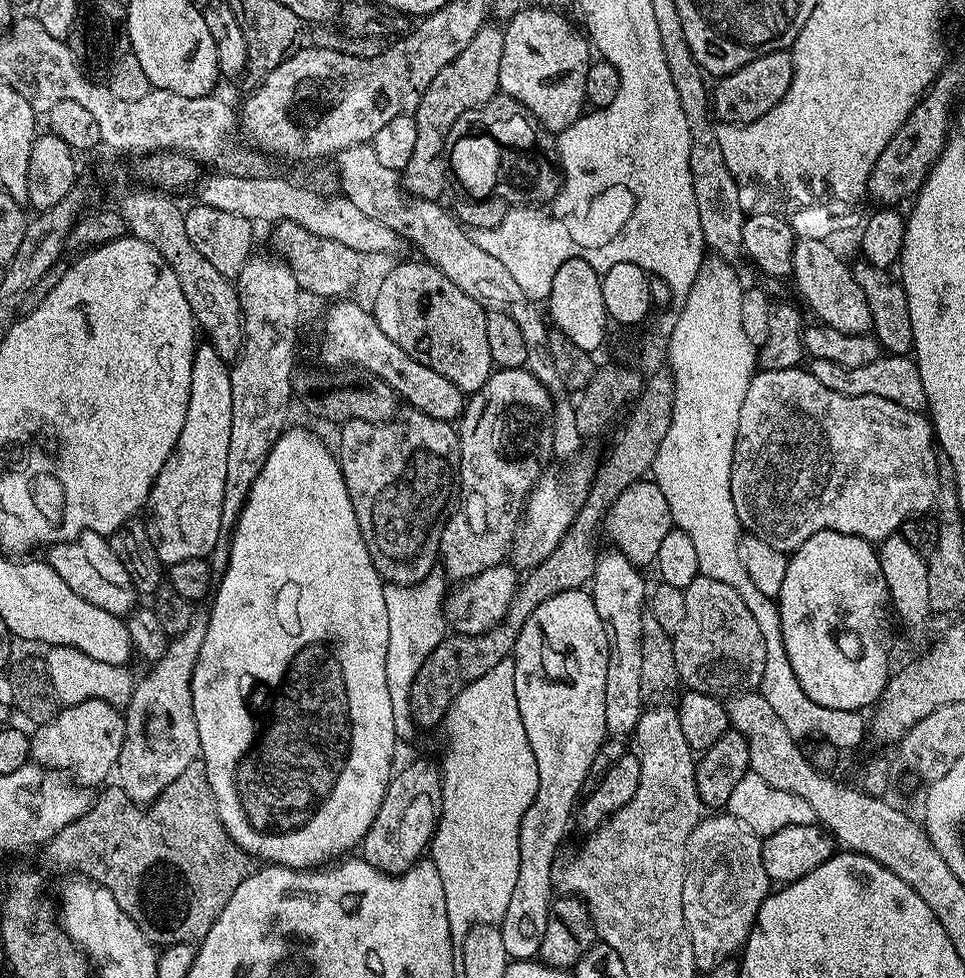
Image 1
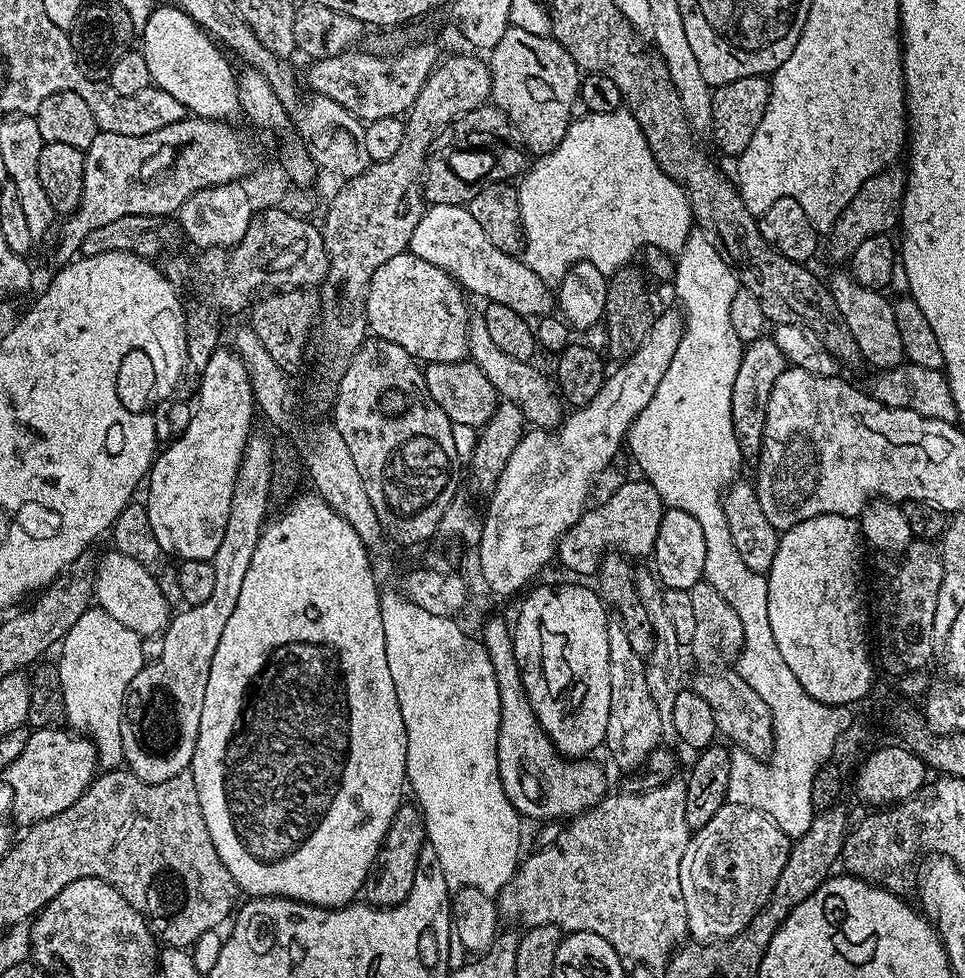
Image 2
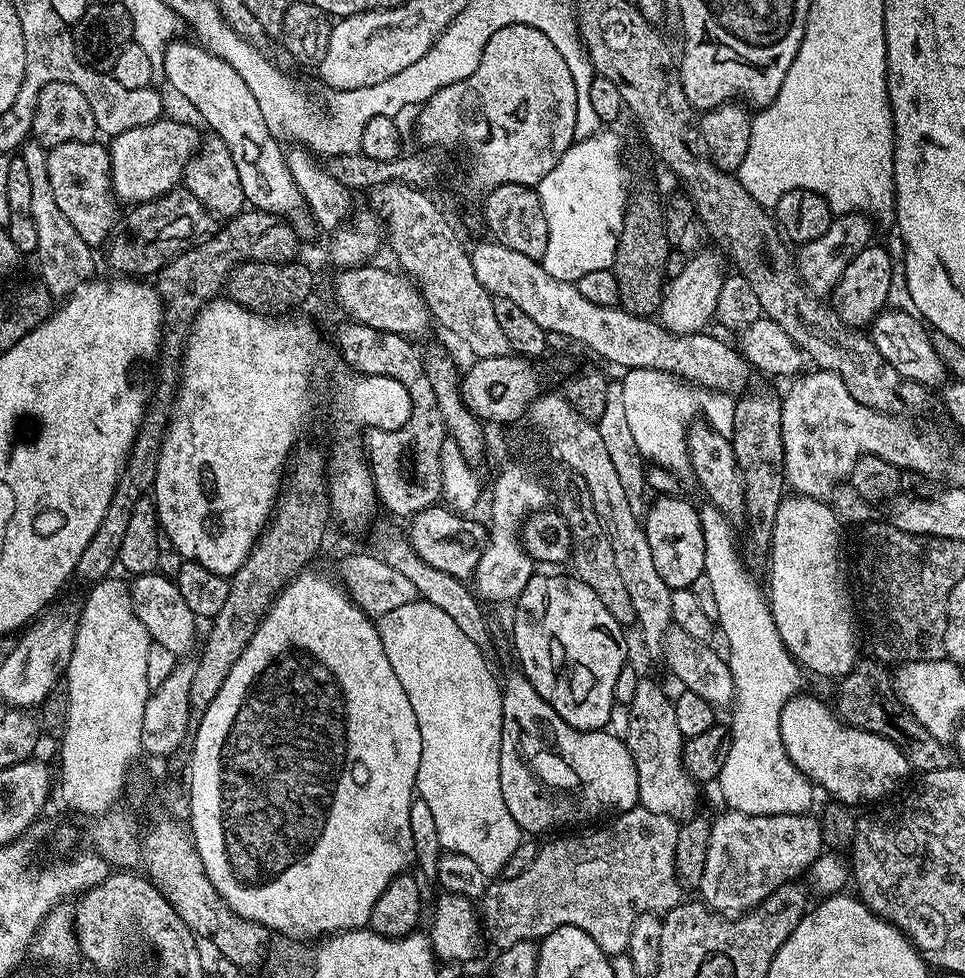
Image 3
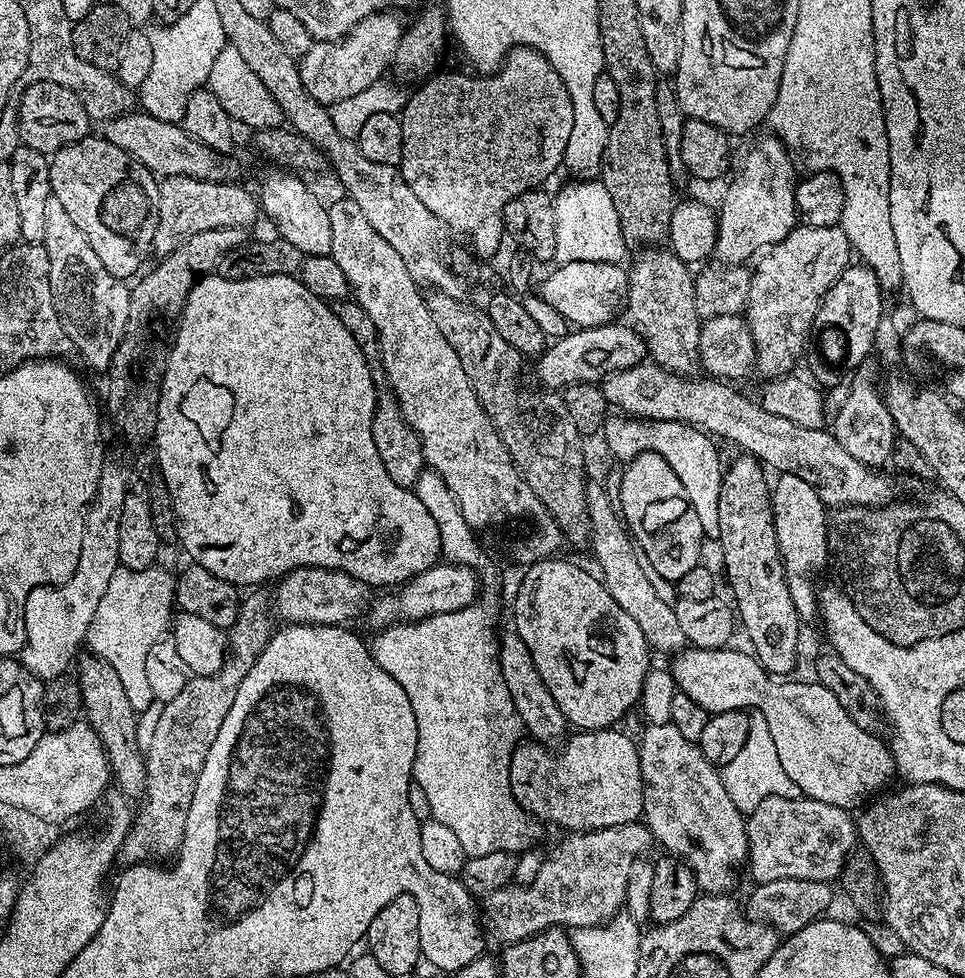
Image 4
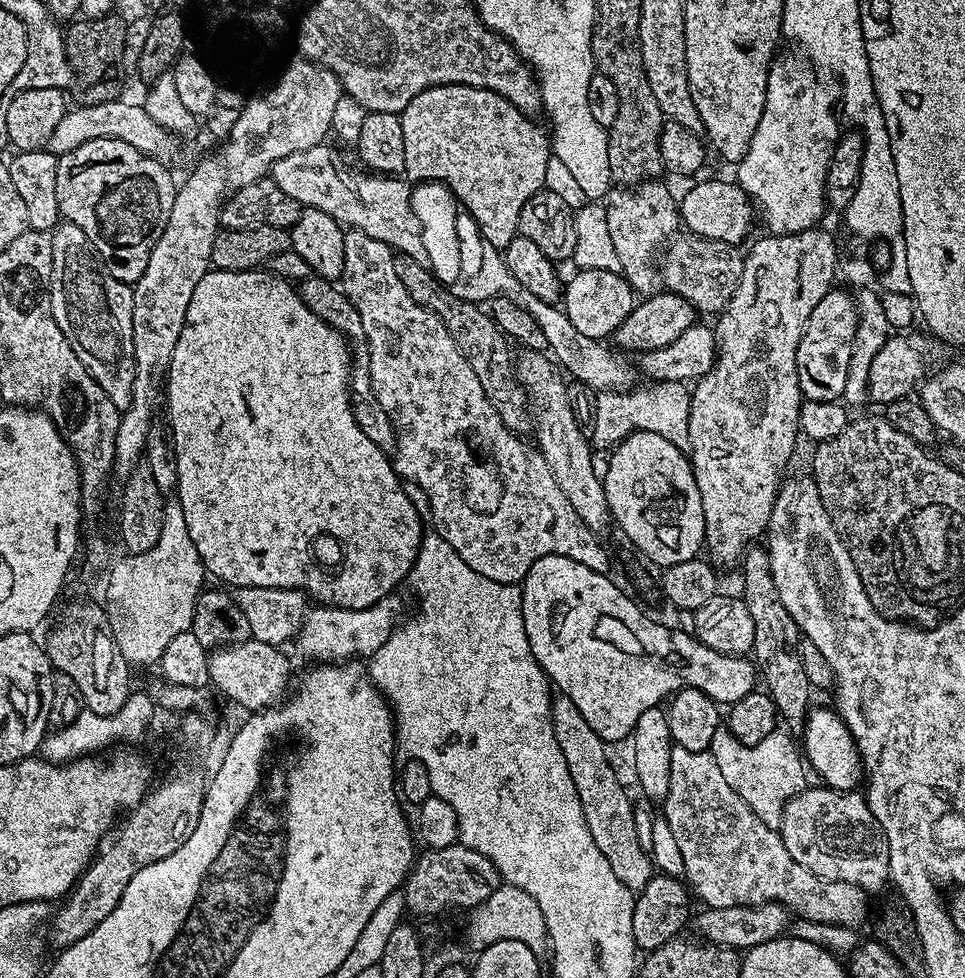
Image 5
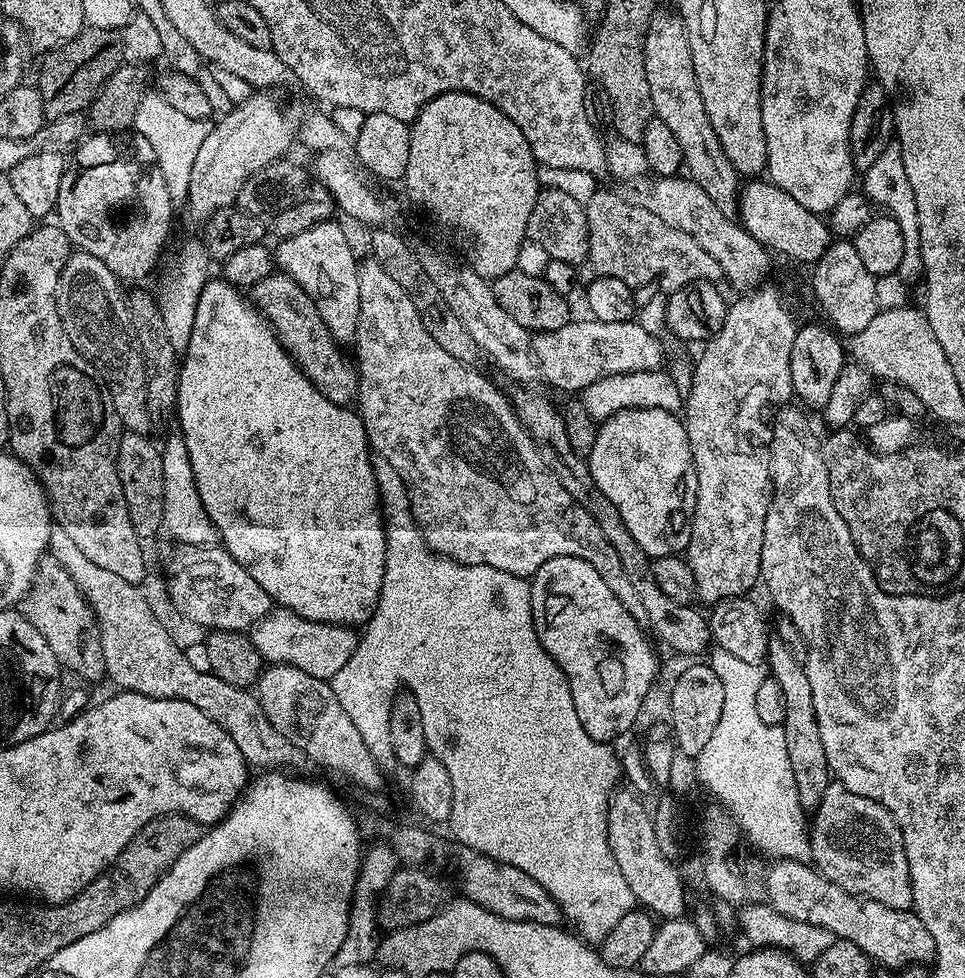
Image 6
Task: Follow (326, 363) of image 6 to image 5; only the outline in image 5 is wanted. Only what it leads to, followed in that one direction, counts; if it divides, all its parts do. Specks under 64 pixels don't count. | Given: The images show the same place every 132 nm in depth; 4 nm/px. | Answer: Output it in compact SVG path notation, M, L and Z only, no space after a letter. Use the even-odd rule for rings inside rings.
M315 274L299 281L298 291L302 302L306 302L306 306L310 310L314 310L314 314L318 314L318 318L322 318L322 322L326 322L334 330L341 332L348 342L352 353L350 373L352 413L358 426L362 426L362 434L366 434L366 438L370 438L370 442L374 442L374 446L378 446L378 450L389 454L395 453L396 431L386 414L386 410L382 410L382 406L376 401L376 395L370 382L370 346L366 342L366 330L362 330L362 314L358 314L358 310L354 310L354 306L343 287L337 286L331 280L323 280Z

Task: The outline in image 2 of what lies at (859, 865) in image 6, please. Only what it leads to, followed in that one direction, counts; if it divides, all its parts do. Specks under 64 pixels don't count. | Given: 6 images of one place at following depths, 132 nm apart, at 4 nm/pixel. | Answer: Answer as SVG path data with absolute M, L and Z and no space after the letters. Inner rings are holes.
M724 803L714 818L691 833L686 854L682 854L682 902L686 902L688 936L697 944L710 944L729 940L745 928L766 906L778 874L788 861L793 841L772 821L766 813L746 806Z

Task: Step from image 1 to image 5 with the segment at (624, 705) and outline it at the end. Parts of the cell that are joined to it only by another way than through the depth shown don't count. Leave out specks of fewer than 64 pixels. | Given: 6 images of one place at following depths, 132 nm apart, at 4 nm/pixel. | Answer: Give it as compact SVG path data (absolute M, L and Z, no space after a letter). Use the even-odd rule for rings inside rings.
M673 747L670 754L670 786L662 801L662 813L678 842L685 863L683 879L695 899L701 900L701 905L718 908L778 903L787 908L793 917L801 916L812 924L837 924L840 928L856 928L867 918L869 893L850 882L822 878L806 870L802 862L794 862L779 831L762 822L762 818L758 818L758 814L754 814L754 810L750 810L750 806L746 806L746 802L734 792L734 786L722 778L722 770L718 770L718 762L712 757L711 751Z

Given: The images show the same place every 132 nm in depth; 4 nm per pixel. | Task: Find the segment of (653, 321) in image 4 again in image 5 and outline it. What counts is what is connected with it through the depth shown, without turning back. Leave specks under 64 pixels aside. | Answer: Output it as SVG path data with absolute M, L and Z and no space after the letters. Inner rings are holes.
M653 178L641 181L637 188L637 192L611 189L606 197L605 208L610 240L618 256L621 275L637 295L647 298L655 295L661 287L662 276L657 258L682 223L677 197L674 198L662 180Z

